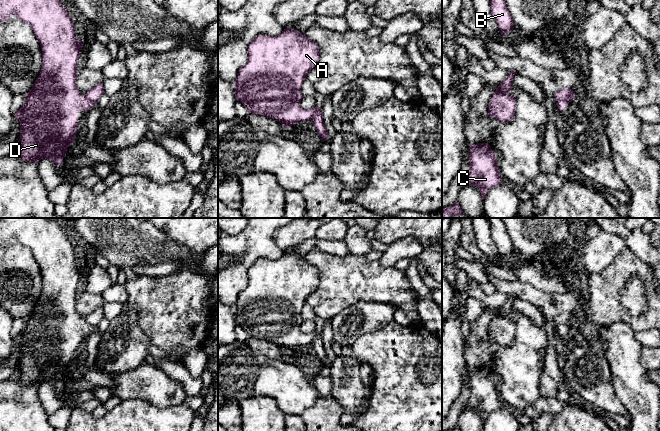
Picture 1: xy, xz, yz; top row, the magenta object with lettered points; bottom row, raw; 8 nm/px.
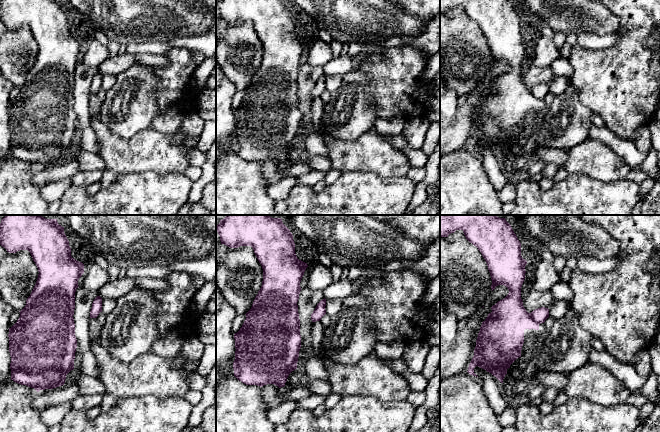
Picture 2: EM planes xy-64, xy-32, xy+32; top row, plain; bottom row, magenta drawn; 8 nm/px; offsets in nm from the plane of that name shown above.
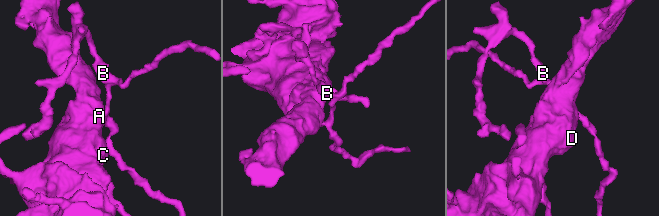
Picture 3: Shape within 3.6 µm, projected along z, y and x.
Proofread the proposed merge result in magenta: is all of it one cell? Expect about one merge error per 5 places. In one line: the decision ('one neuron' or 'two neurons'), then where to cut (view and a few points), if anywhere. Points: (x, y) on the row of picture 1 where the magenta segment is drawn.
two neurons | xz (313, 109), (313, 117), (311, 119)

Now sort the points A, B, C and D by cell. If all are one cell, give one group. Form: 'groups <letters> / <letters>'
groups A C D / B

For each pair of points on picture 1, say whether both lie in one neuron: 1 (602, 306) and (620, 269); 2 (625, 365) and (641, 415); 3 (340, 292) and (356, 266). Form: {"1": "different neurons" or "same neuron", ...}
{"1": "same neuron", "2": "same neuron", "3": "same neuron"}

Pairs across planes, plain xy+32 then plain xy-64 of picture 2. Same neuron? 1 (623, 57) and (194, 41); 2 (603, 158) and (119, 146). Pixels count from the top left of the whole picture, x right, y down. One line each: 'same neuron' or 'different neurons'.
1: different neurons
2: same neuron

